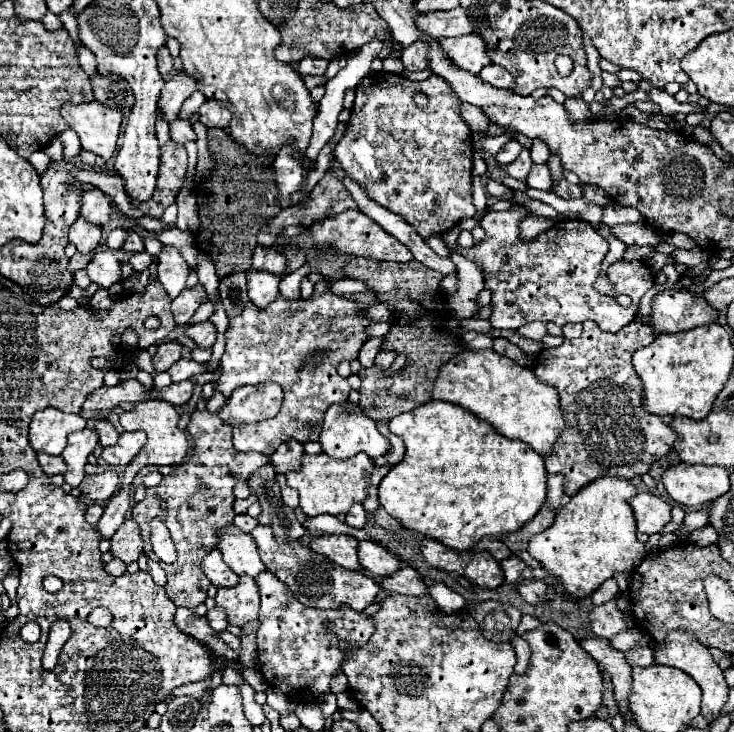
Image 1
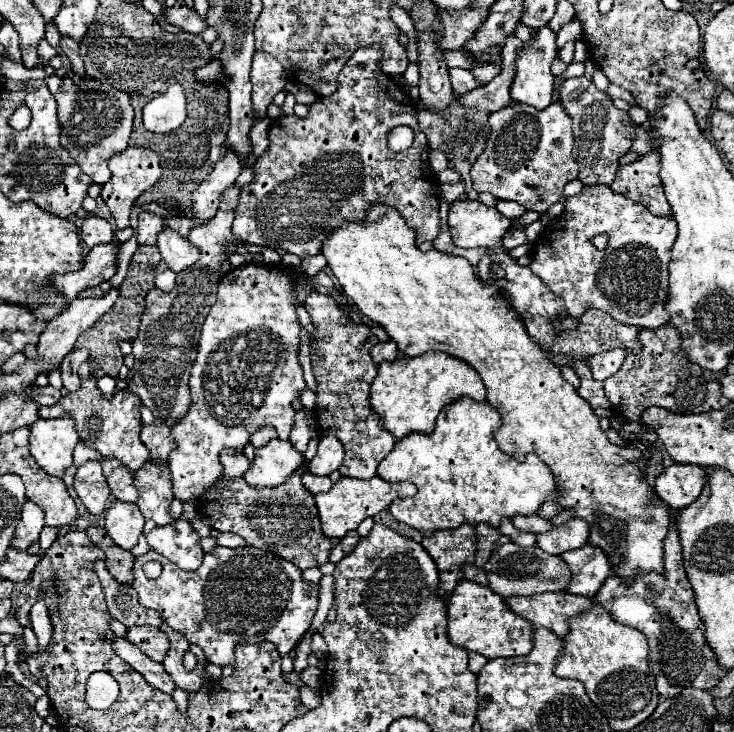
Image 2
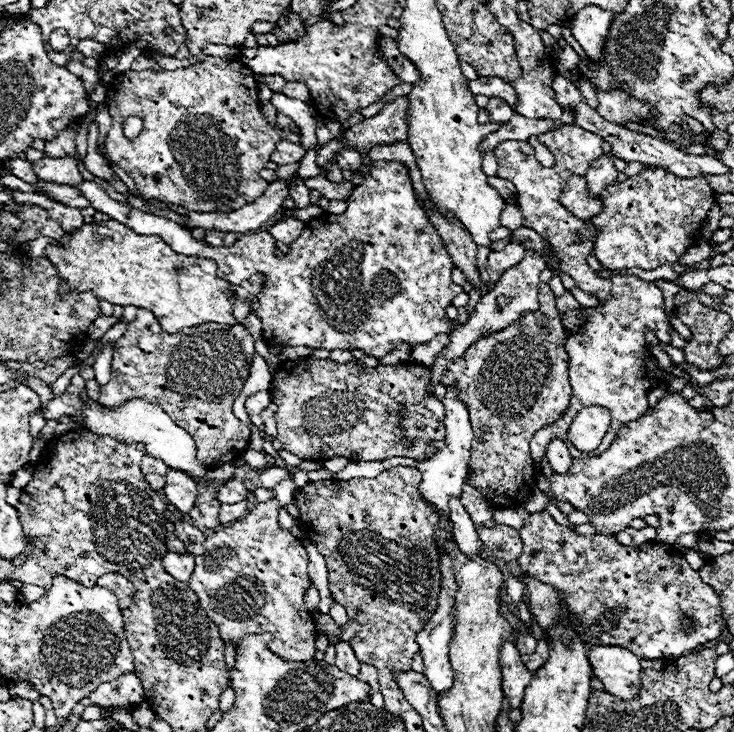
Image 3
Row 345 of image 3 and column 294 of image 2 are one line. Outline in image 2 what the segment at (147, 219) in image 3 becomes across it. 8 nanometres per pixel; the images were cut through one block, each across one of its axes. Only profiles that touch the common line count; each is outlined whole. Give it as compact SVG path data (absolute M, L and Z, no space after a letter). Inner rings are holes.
M244 264L240 268L234 268L230 272L226 272L222 278L220 278L220 286L218 286L218 296L216 296L216 302L212 304L210 308L210 314L206 316L204 320L204 326L202 326L202 334L200 334L200 340L198 340L198 358L192 366L192 376L190 376L190 408L186 412L186 416L174 424L174 428L170 428L170 436L172 440L176 442L176 450L170 452L170 458L168 458L168 466L170 466L170 474L172 474L172 492L174 492L174 498L178 500L198 500L198 496L202 496L202 492L206 492L206 488L214 486L216 480L222 476L224 468L220 464L220 452L222 450L236 450L236 452L242 452L244 446L248 444L250 436L258 430L258 428L264 428L264 426L274 426L276 432L278 432L278 438L280 440L288 440L288 434L294 426L294 416L296 416L296 410L292 408L292 402L296 398L302 396L304 388L306 388L306 382L304 382L304 372L302 372L302 364L298 360L298 348L300 348L300 332L302 332L302 326L300 326L300 320L298 320L298 314L296 314L296 308L304 304L306 296L310 292L316 290L316 284L318 286L324 286L326 290L330 292L336 292L336 286L334 286L334 280L326 274L326 272L318 272L316 276L306 276L306 284L298 284L298 272L292 270L292 268L284 268L284 266L274 266L274 264Z

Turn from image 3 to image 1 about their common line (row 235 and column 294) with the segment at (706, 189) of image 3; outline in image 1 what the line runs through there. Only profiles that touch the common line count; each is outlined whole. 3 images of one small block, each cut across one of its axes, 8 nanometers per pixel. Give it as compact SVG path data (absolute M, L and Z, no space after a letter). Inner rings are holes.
M262 572L258 578L258 588L262 596L260 606L260 628L256 632L258 642L258 670L264 674L266 682L294 702L318 700L324 694L330 694L330 682L336 672L342 670L342 662L354 648L360 648L368 642L374 632L374 618L348 608L346 604L330 610L316 610L302 606L288 586L278 580L272 572ZM346 642L348 648L340 650L340 644Z

